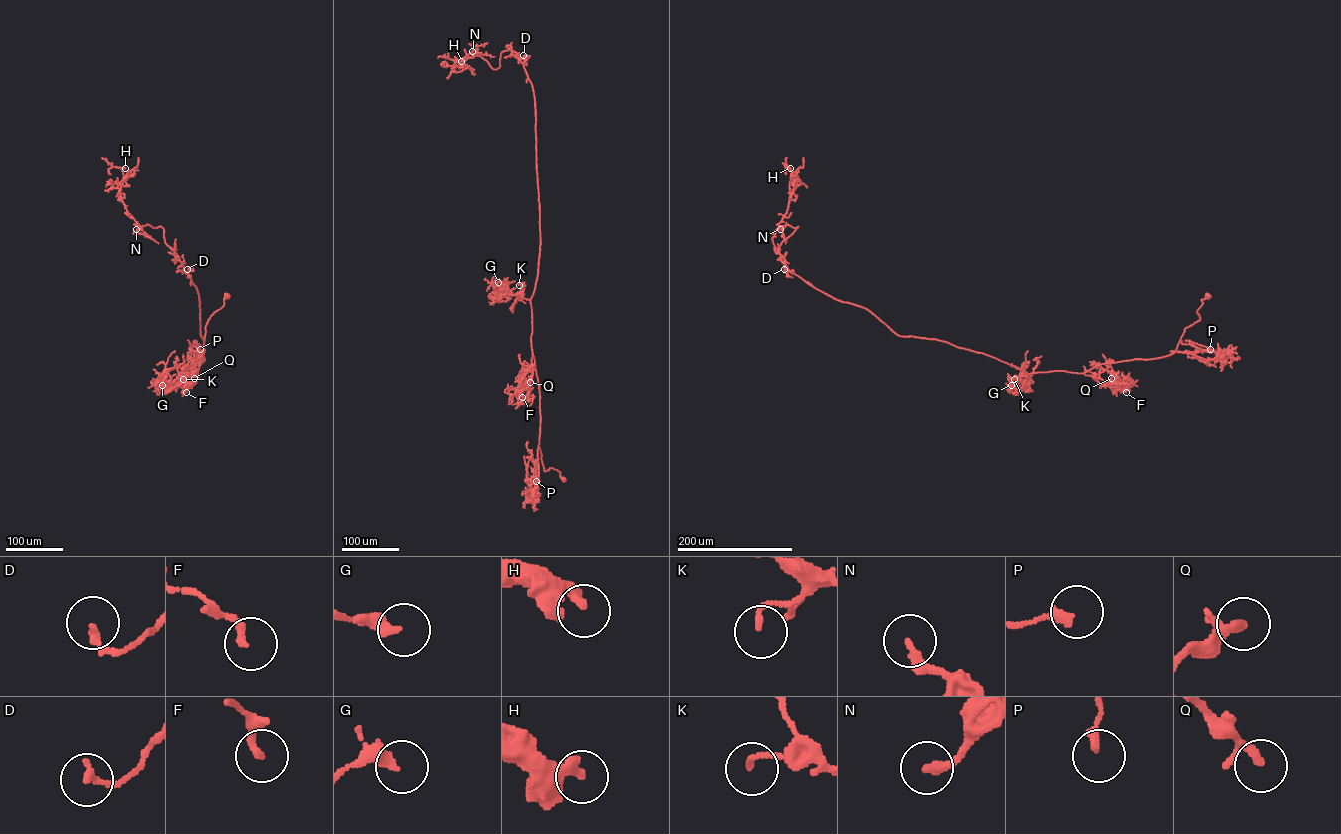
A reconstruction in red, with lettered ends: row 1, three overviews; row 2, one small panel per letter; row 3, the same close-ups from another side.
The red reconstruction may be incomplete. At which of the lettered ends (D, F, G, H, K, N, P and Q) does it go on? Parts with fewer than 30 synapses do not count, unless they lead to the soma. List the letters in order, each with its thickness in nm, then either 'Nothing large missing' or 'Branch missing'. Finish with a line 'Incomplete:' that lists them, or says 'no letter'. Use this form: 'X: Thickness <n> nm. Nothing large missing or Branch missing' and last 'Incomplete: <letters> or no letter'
D: Thickness 200 nm. Nothing large missing
F: Thickness 190 nm. Nothing large missing
G: Thickness 340 nm. Nothing large missing
H: Thickness 360 nm. Nothing large missing
K: Thickness 160 nm. Nothing large missing
N: Thickness 240 nm. Nothing large missing
P: Thickness 240 nm. Nothing large missing
Q: Thickness 190 nm. Branch missing
Incomplete: Q

